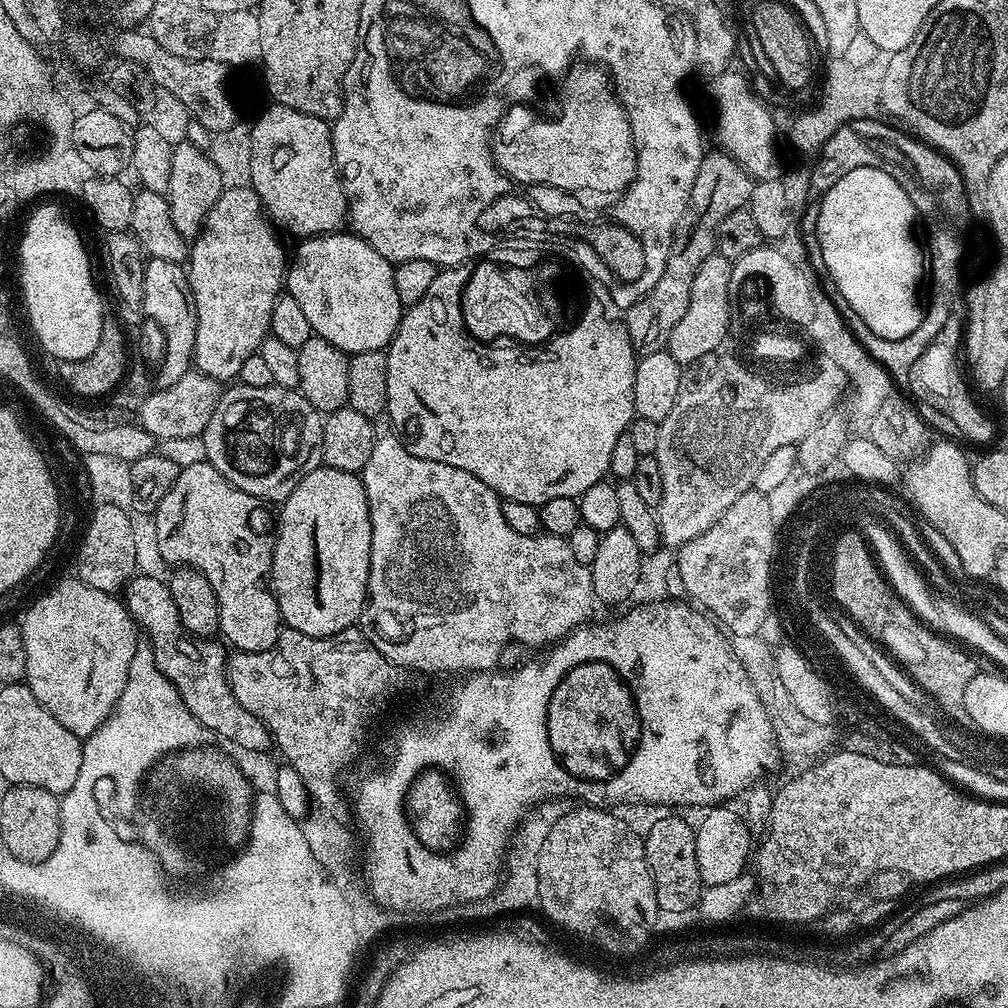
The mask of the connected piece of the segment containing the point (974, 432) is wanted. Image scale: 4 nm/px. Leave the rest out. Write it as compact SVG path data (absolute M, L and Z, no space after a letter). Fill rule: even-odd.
M936 342L936 348L932 348L932 352L928 352L928 356L925 356L923 353L921 354L918 367L914 372L914 380L916 384L917 382L920 383L921 390L932 399L933 406L936 407L970 443L988 444L995 438L996 424L976 405L976 400L972 397L973 389L966 379L966 372L962 367L962 360L956 348L948 352L948 348L940 348L940 344Z

